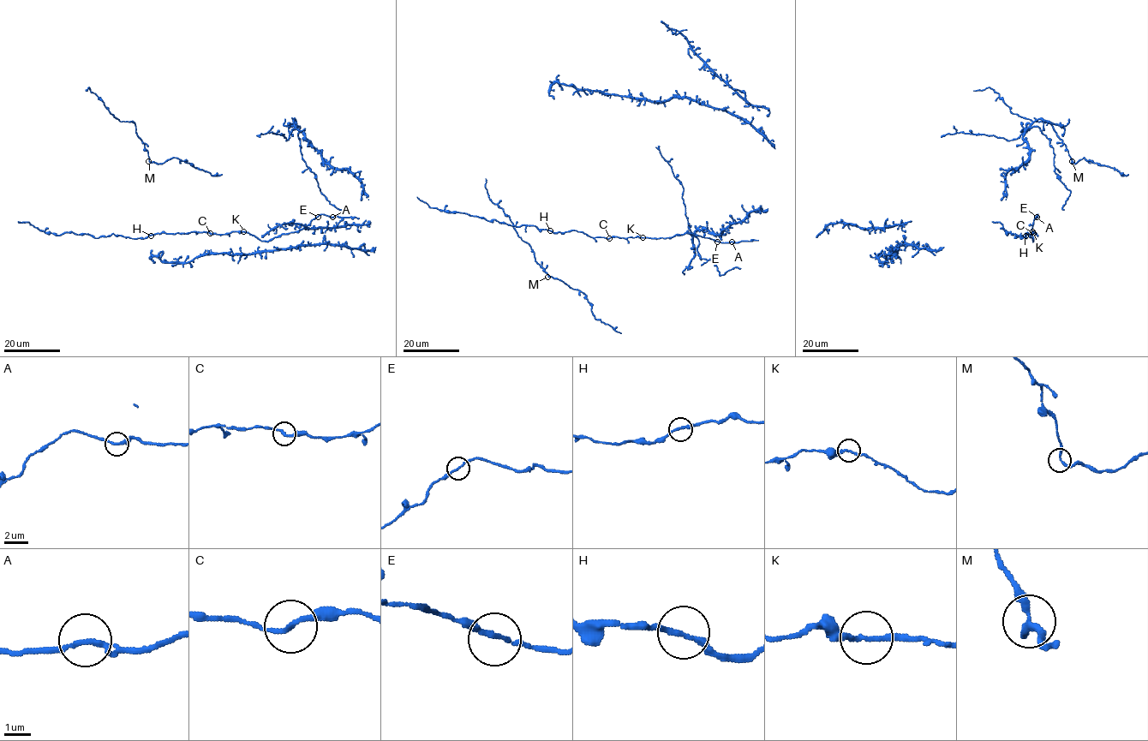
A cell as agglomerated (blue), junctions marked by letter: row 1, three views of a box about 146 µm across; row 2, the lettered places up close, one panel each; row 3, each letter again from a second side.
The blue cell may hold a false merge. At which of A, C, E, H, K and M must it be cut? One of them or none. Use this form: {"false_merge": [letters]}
{"false_merge": []}

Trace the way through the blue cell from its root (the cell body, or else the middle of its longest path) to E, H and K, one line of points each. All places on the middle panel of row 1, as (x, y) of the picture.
E: (732, 242), (717, 242)
H: (732, 242), (719, 242), (691, 233), (657, 238), (606, 238), (591, 237), (576, 230), (562, 233), (550, 230)
K: (732, 242), (719, 242), (691, 233), (667, 238), (642, 237)

